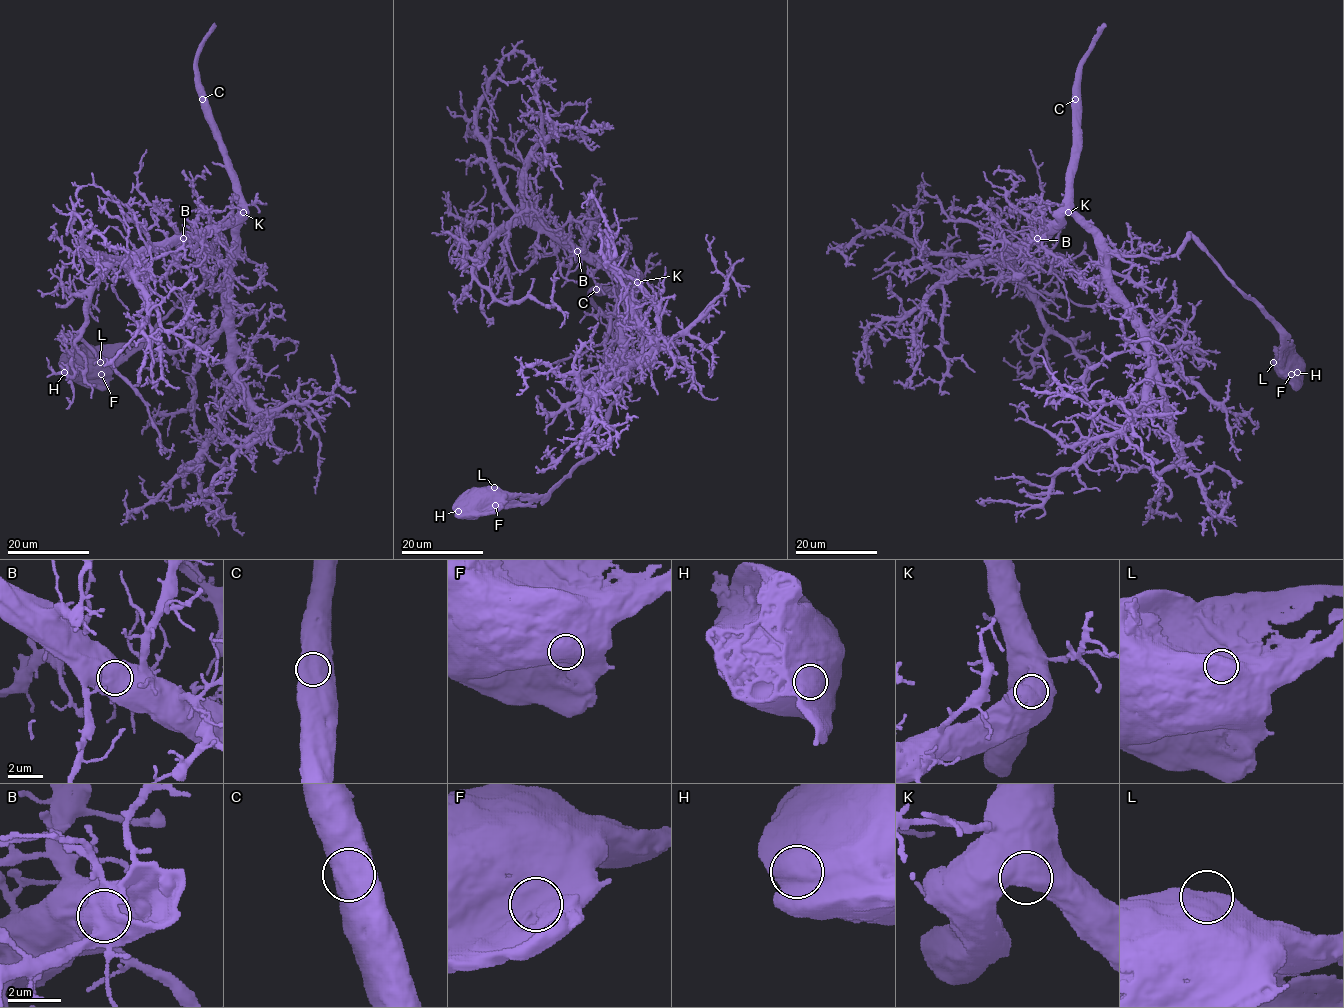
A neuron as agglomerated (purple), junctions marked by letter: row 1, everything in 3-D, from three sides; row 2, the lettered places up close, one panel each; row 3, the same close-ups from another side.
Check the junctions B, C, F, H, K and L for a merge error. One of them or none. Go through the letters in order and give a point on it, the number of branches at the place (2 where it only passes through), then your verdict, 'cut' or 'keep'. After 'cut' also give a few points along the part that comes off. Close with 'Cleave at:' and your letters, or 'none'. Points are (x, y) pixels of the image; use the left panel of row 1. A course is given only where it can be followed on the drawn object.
B: place (183, 238); branches 1; keep
C: place (202, 99); branches 1; keep
F: place (101, 374); branches 1; keep
H: place (64, 372); branches 1; keep
K: place (243, 212); branches 1; keep
L: place (100, 362); branches 1; keep
Cleave at: none

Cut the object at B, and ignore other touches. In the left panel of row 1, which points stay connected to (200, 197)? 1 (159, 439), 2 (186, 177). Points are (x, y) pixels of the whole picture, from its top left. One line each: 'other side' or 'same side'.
1: other side
2: same side

